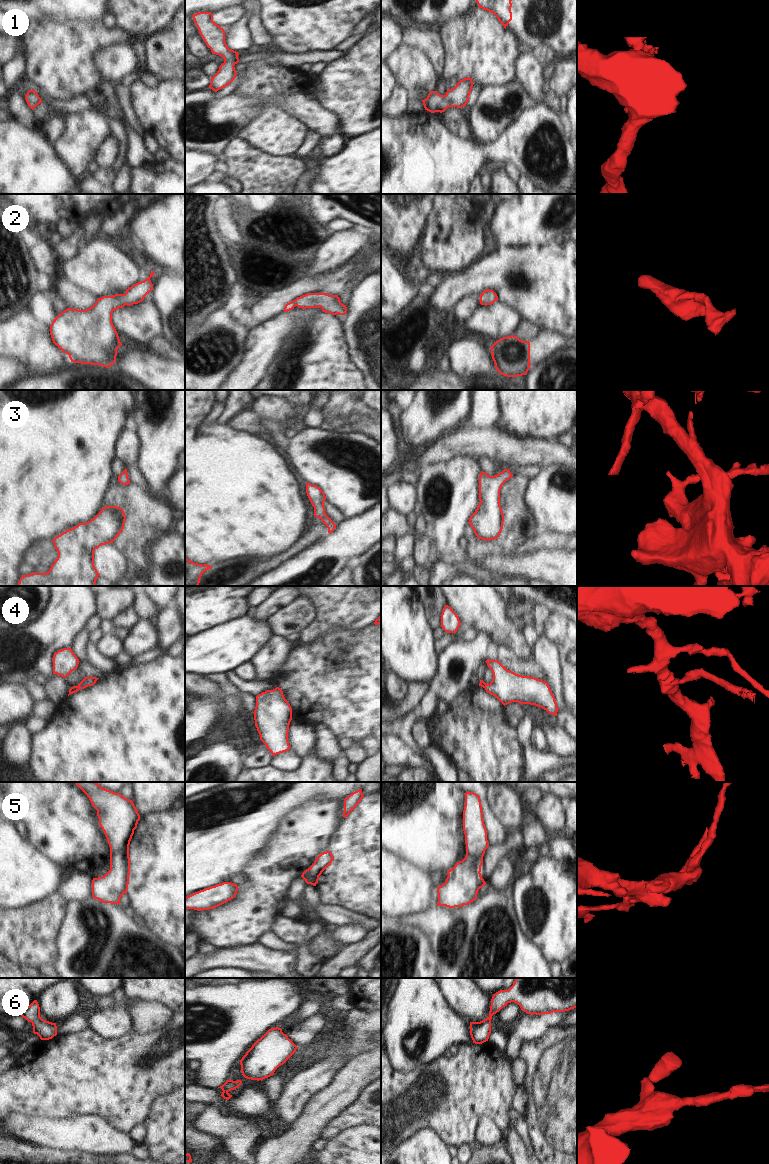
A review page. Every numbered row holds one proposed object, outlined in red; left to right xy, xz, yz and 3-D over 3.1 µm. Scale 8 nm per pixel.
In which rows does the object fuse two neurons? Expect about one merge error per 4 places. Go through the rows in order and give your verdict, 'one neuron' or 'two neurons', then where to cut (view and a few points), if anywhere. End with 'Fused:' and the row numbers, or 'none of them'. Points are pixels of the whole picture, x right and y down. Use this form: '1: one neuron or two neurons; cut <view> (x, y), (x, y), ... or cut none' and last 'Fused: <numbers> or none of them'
1: one neuron; cut none
2: one neuron; cut none
3: one neuron; cut none
4: one neuron; cut none
5: two neurons; cut xy (128, 851), (121, 849), (114, 856), (110, 864)
6: one neuron; cut none
Fused: 5

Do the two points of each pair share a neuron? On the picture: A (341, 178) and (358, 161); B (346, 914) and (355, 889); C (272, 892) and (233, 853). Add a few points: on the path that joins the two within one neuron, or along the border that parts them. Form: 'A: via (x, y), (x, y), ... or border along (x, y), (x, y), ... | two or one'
A: via (346, 173), (353, 166) | one
B: border along (325, 903), (344, 906), (370, 916) | two
C: border along (263, 849), (242, 872) | two

